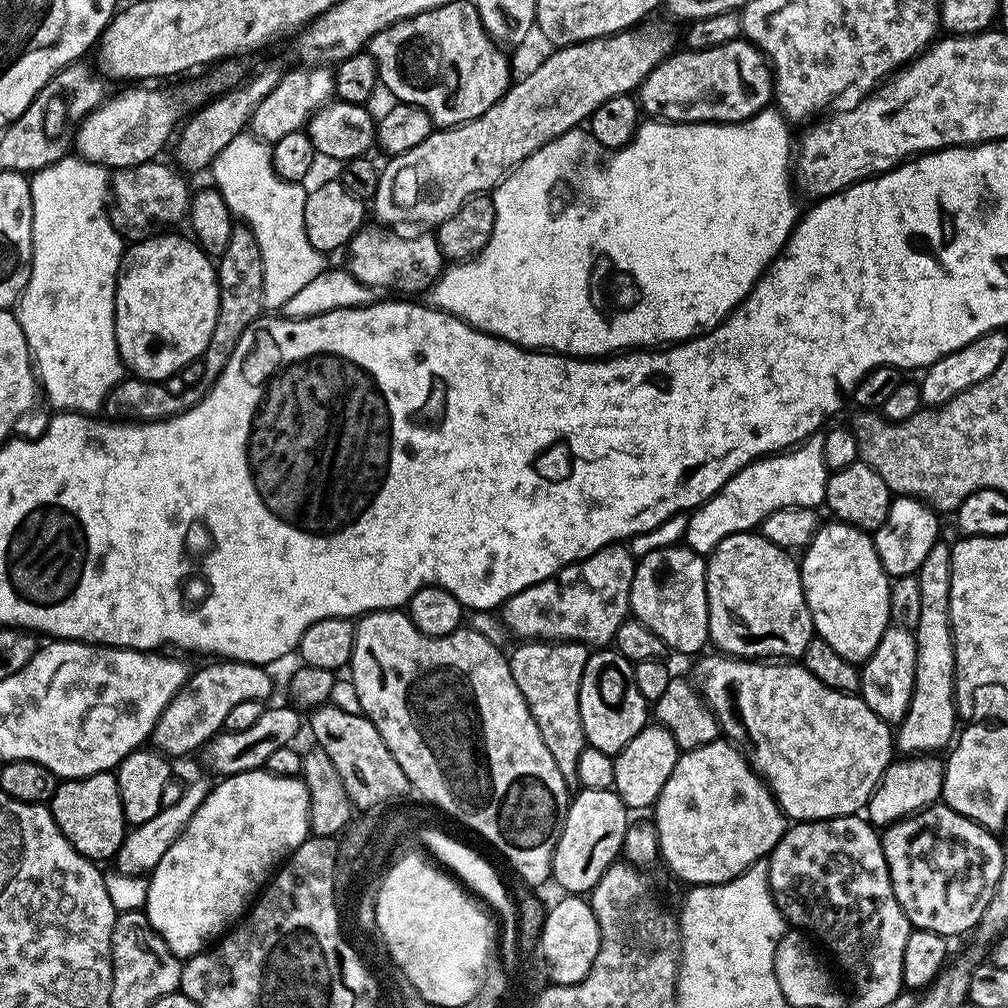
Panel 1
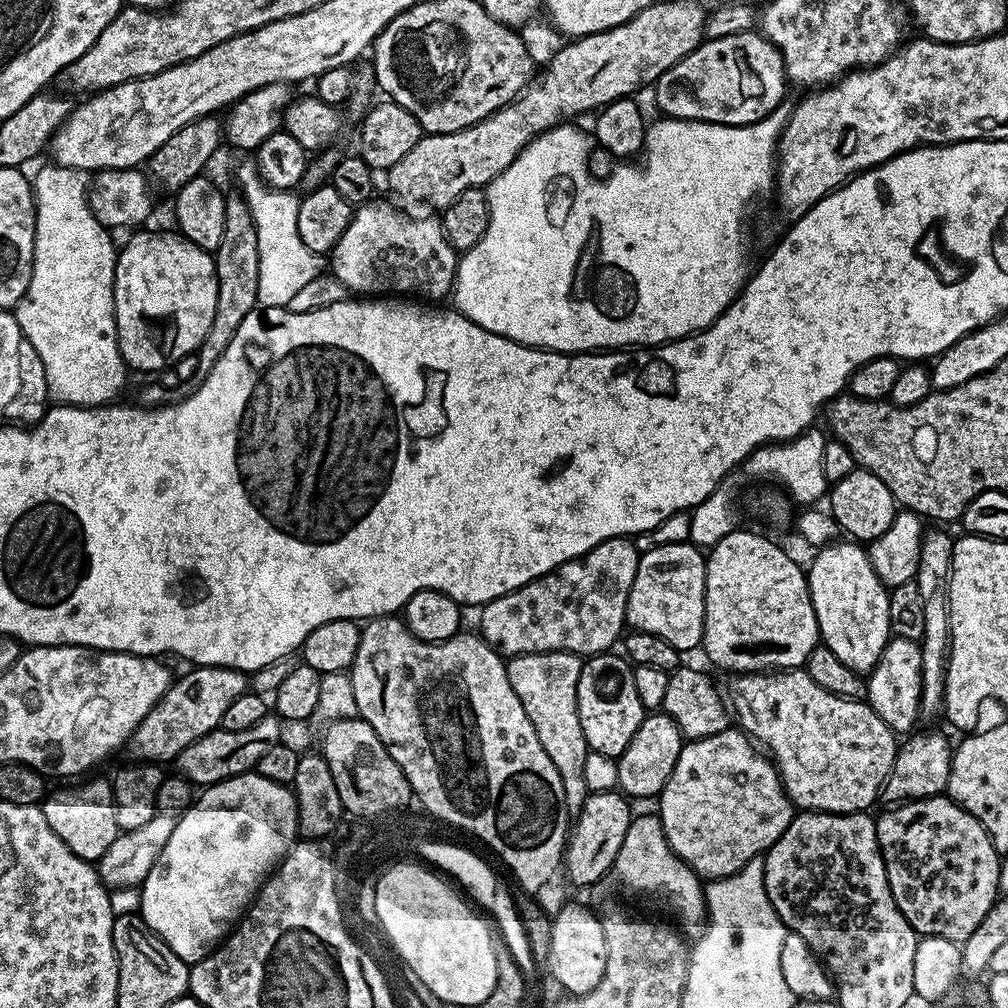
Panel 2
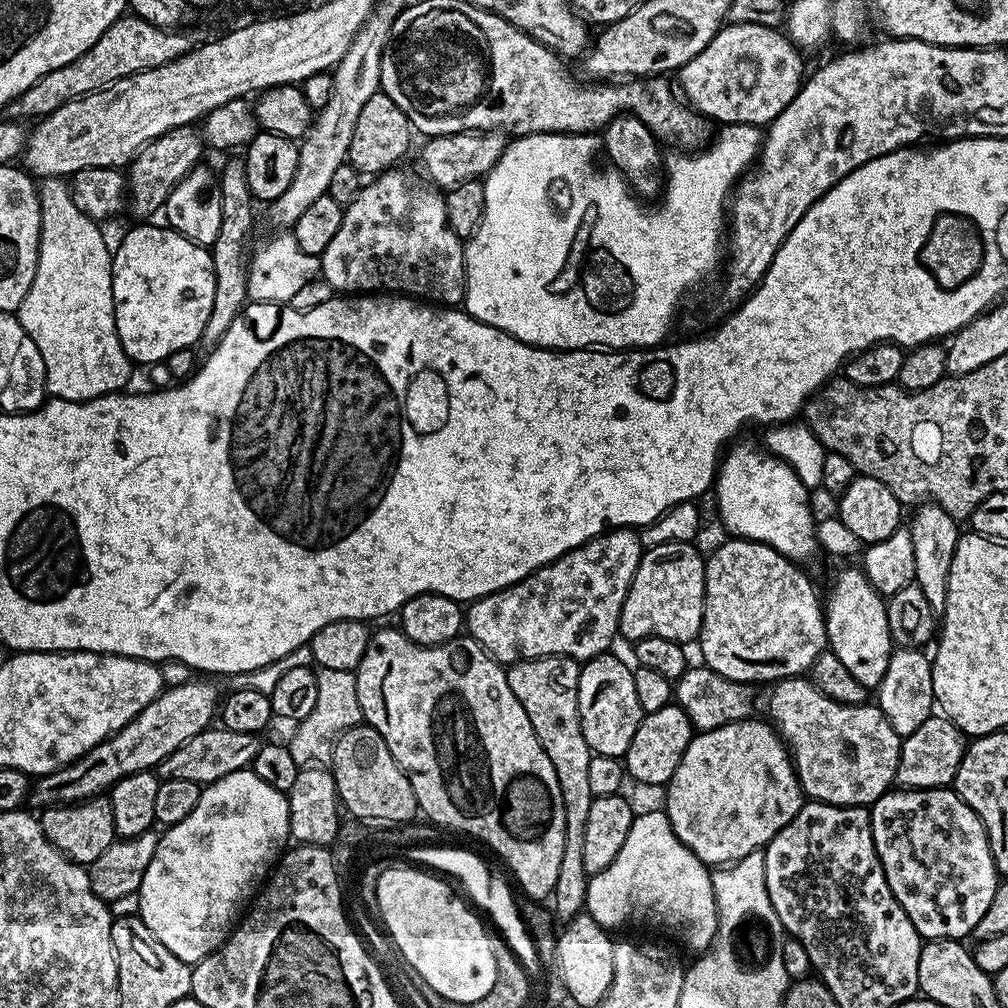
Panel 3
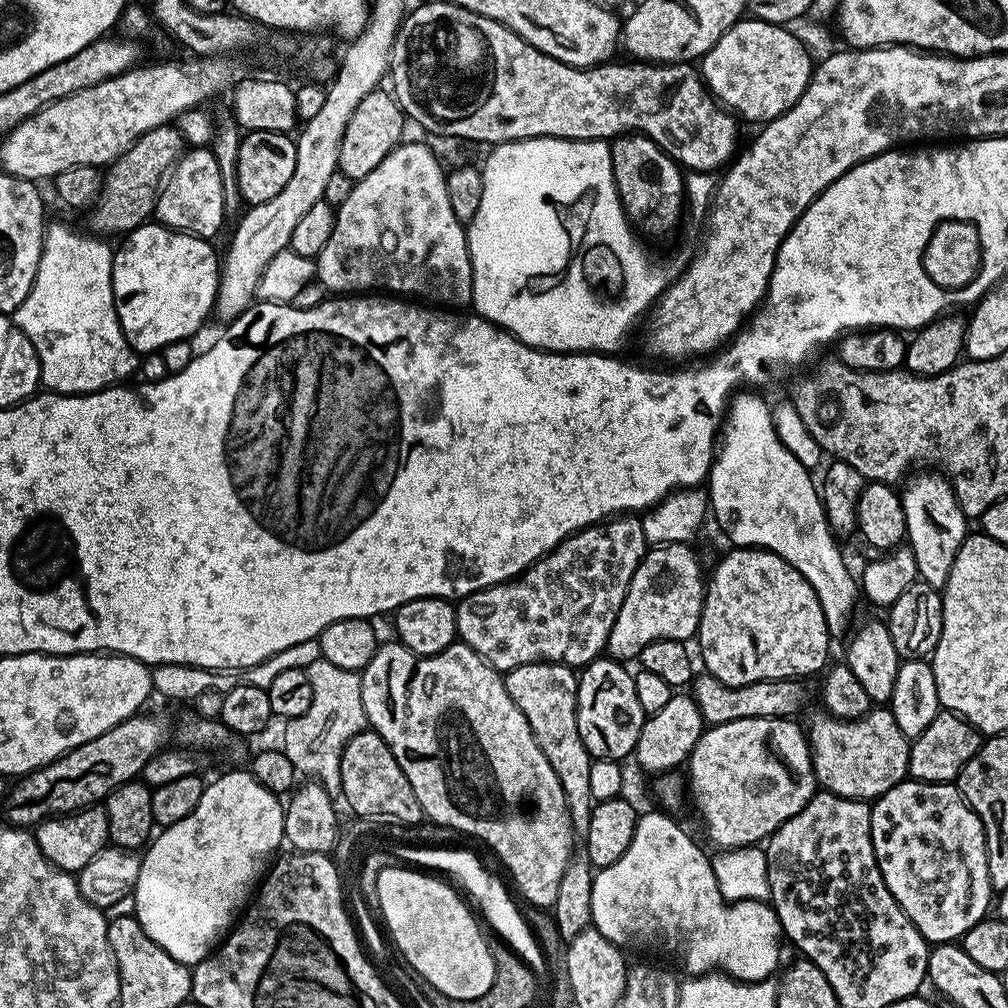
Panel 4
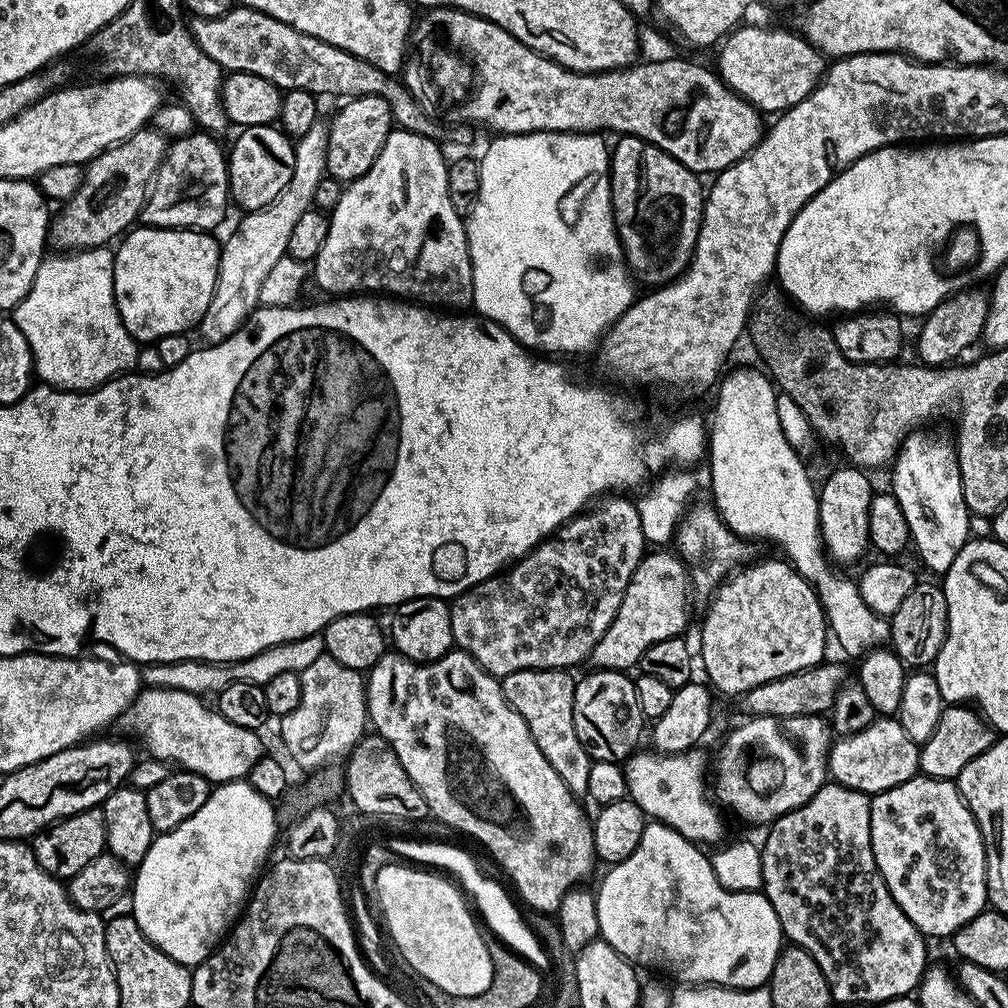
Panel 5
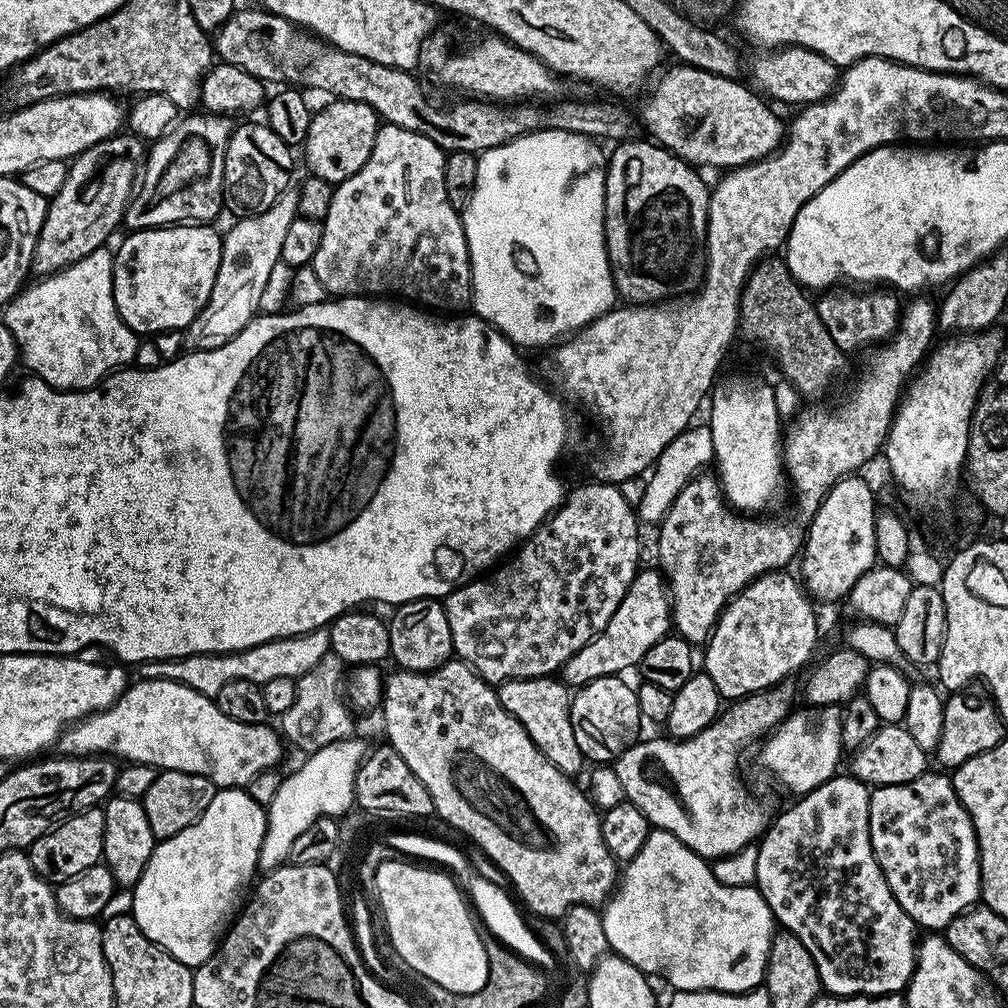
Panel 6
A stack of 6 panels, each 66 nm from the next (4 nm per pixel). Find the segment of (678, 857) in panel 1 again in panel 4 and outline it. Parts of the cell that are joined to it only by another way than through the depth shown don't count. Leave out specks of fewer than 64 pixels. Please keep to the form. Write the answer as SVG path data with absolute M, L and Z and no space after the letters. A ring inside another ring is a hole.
M775 716L770 718L738 718L738 722L726 722L725 724L714 724L705 727L703 734L698 738L694 750L688 755L686 761L686 769L688 768L686 788L691 799L692 796L696 799L696 808L700 811L701 818L704 819L704 832L717 844L715 846L717 849L750 848L767 841L769 836L773 836L787 820L794 818L794 814L803 810L816 795L818 785L816 775L812 772L812 750L808 747L805 729L803 727L799 728L795 722L796 720L792 718L777 718Z

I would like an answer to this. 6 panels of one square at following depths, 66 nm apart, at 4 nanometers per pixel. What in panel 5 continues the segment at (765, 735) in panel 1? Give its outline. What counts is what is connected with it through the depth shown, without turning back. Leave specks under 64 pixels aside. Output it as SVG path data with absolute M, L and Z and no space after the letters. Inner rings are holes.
M877 718L866 730L853 736L841 736L828 750L828 775L850 790L875 794L902 786L920 772L920 745L902 730L899 719Z

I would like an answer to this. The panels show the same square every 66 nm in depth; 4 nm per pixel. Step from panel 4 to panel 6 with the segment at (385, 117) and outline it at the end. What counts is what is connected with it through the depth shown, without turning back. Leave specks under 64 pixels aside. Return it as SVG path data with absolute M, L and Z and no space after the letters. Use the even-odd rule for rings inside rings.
M335 98L327 102L329 104L325 108L316 108L312 112L309 134L303 142L302 152L305 162L308 163L307 171L335 186L358 174L358 170L366 166L370 150L374 150L374 138L382 121L373 108L366 106L366 102Z

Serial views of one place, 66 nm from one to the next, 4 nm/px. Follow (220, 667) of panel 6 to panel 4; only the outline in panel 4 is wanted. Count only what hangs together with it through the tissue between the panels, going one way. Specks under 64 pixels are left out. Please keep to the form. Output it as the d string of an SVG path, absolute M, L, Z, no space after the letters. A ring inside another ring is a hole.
M315 639L299 643L296 647L288 647L286 650L280 651L278 655L272 656L252 668L236 671L194 668L186 664L160 664L151 669L152 687L157 695L160 693L174 700L192 700L208 690L224 695L234 686L243 683L268 689L271 682L274 682L275 675L282 674L284 670L306 669L320 657L320 643Z

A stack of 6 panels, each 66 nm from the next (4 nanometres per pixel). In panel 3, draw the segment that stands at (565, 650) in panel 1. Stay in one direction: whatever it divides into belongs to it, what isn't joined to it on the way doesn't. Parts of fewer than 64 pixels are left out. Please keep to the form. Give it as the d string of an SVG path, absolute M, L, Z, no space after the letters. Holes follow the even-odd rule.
M543 656L537 660L520 660L507 669L510 690L514 690L514 698L522 702L522 710L526 710L526 718L530 718L530 726L534 726L534 734L546 750L546 758L554 766L554 774L558 774L558 790L562 794L562 806L566 814L566 838L562 850L562 862L558 866L558 882L554 886L550 900L556 903L554 916L557 921L575 920L586 908L586 890L589 874L582 862L582 849L586 842L586 818L590 815L590 806L594 797L590 794L589 767L590 758L594 754L592 747L586 742L580 725L578 710L578 678L582 664L579 660L571 660L568 656Z

